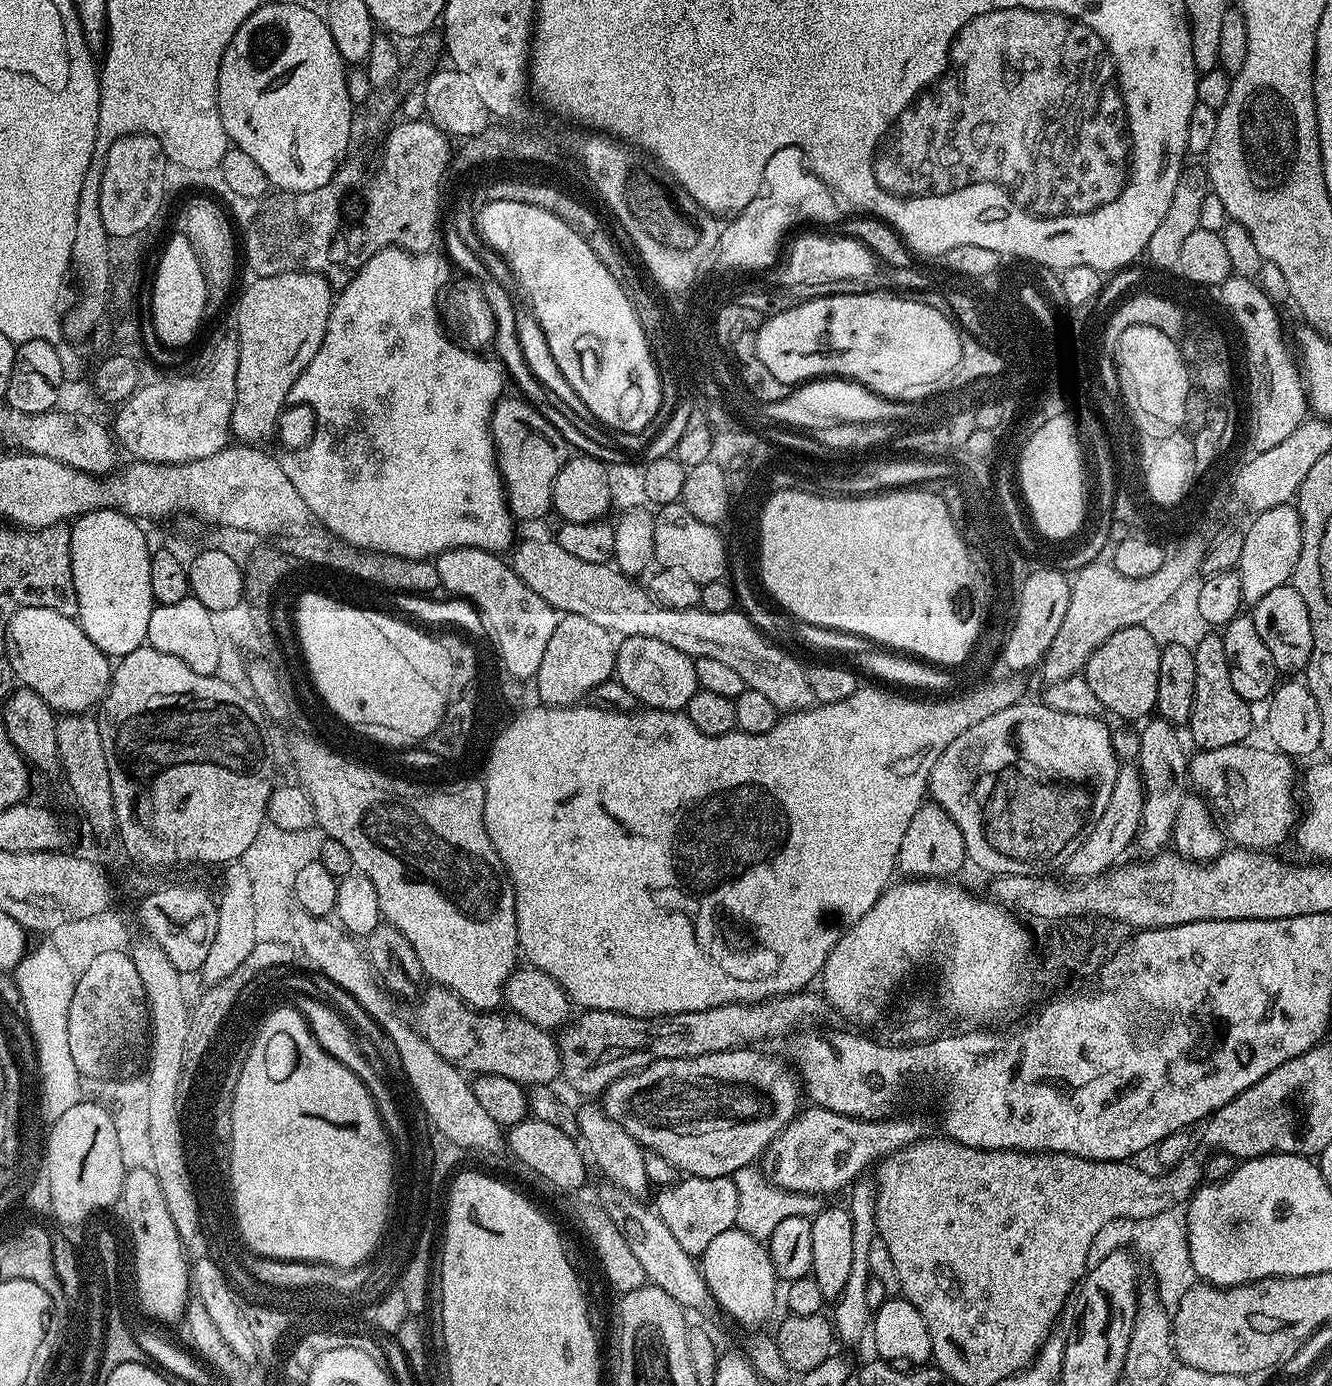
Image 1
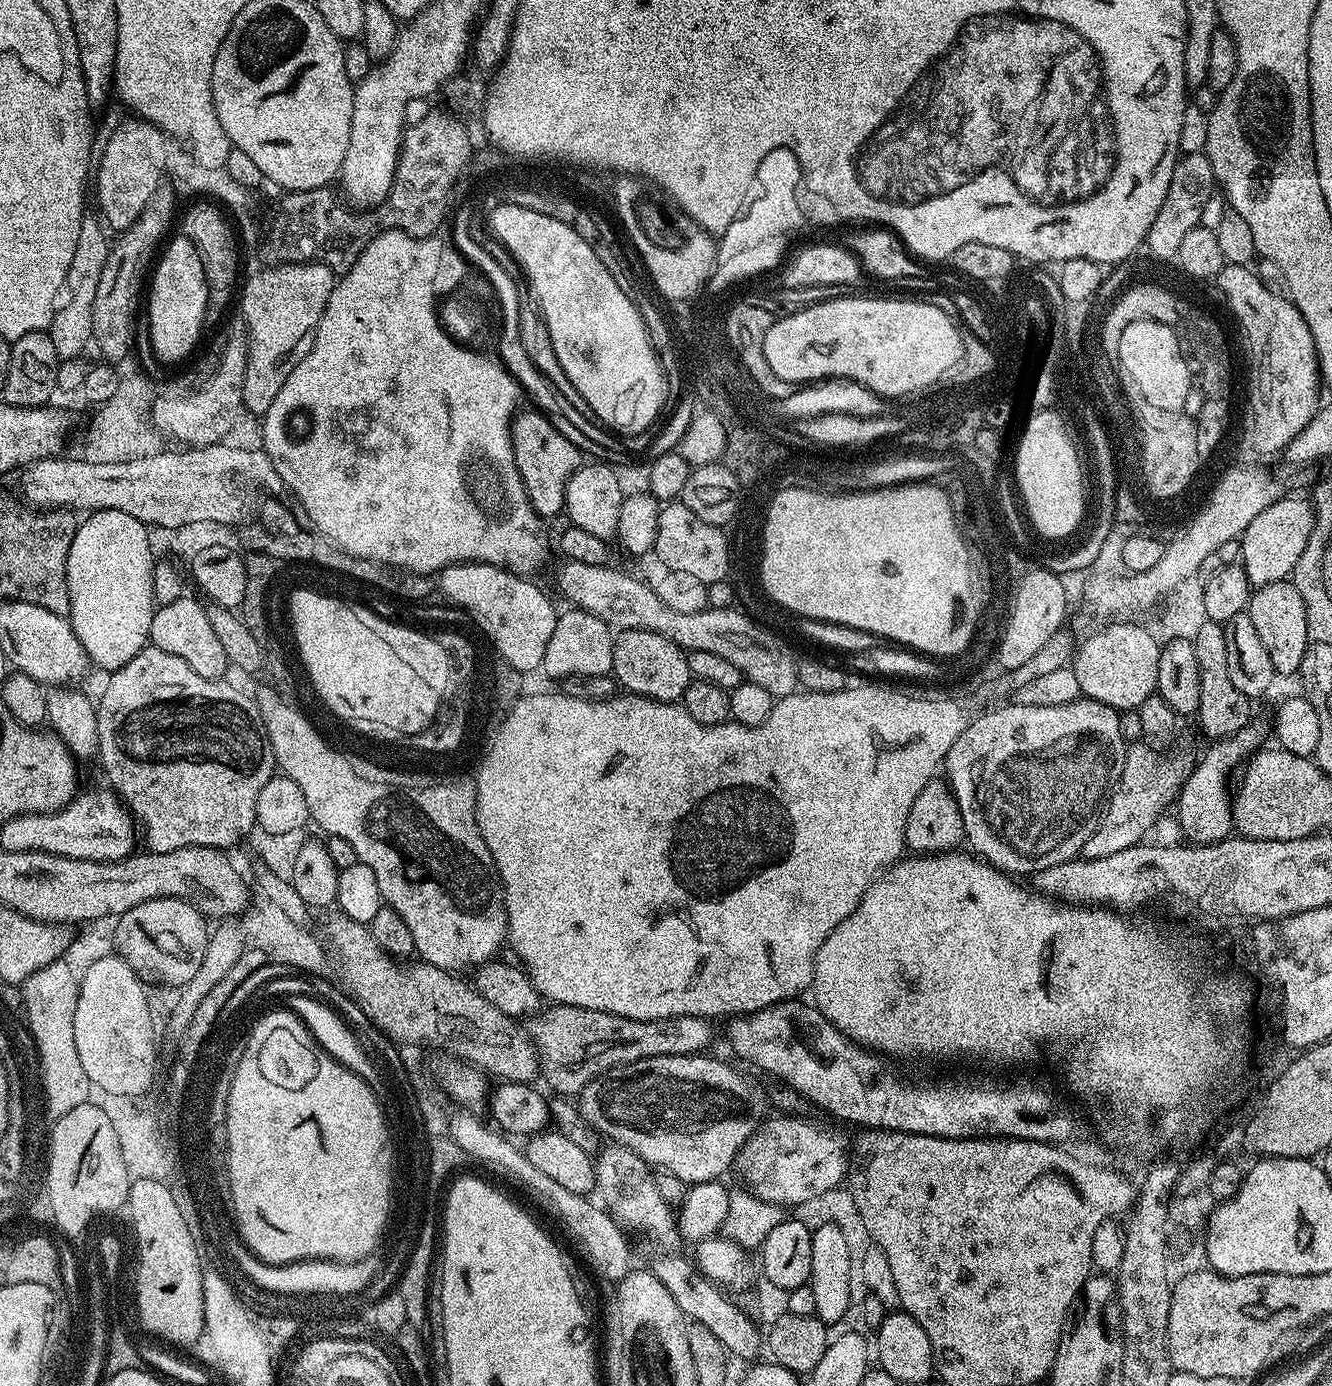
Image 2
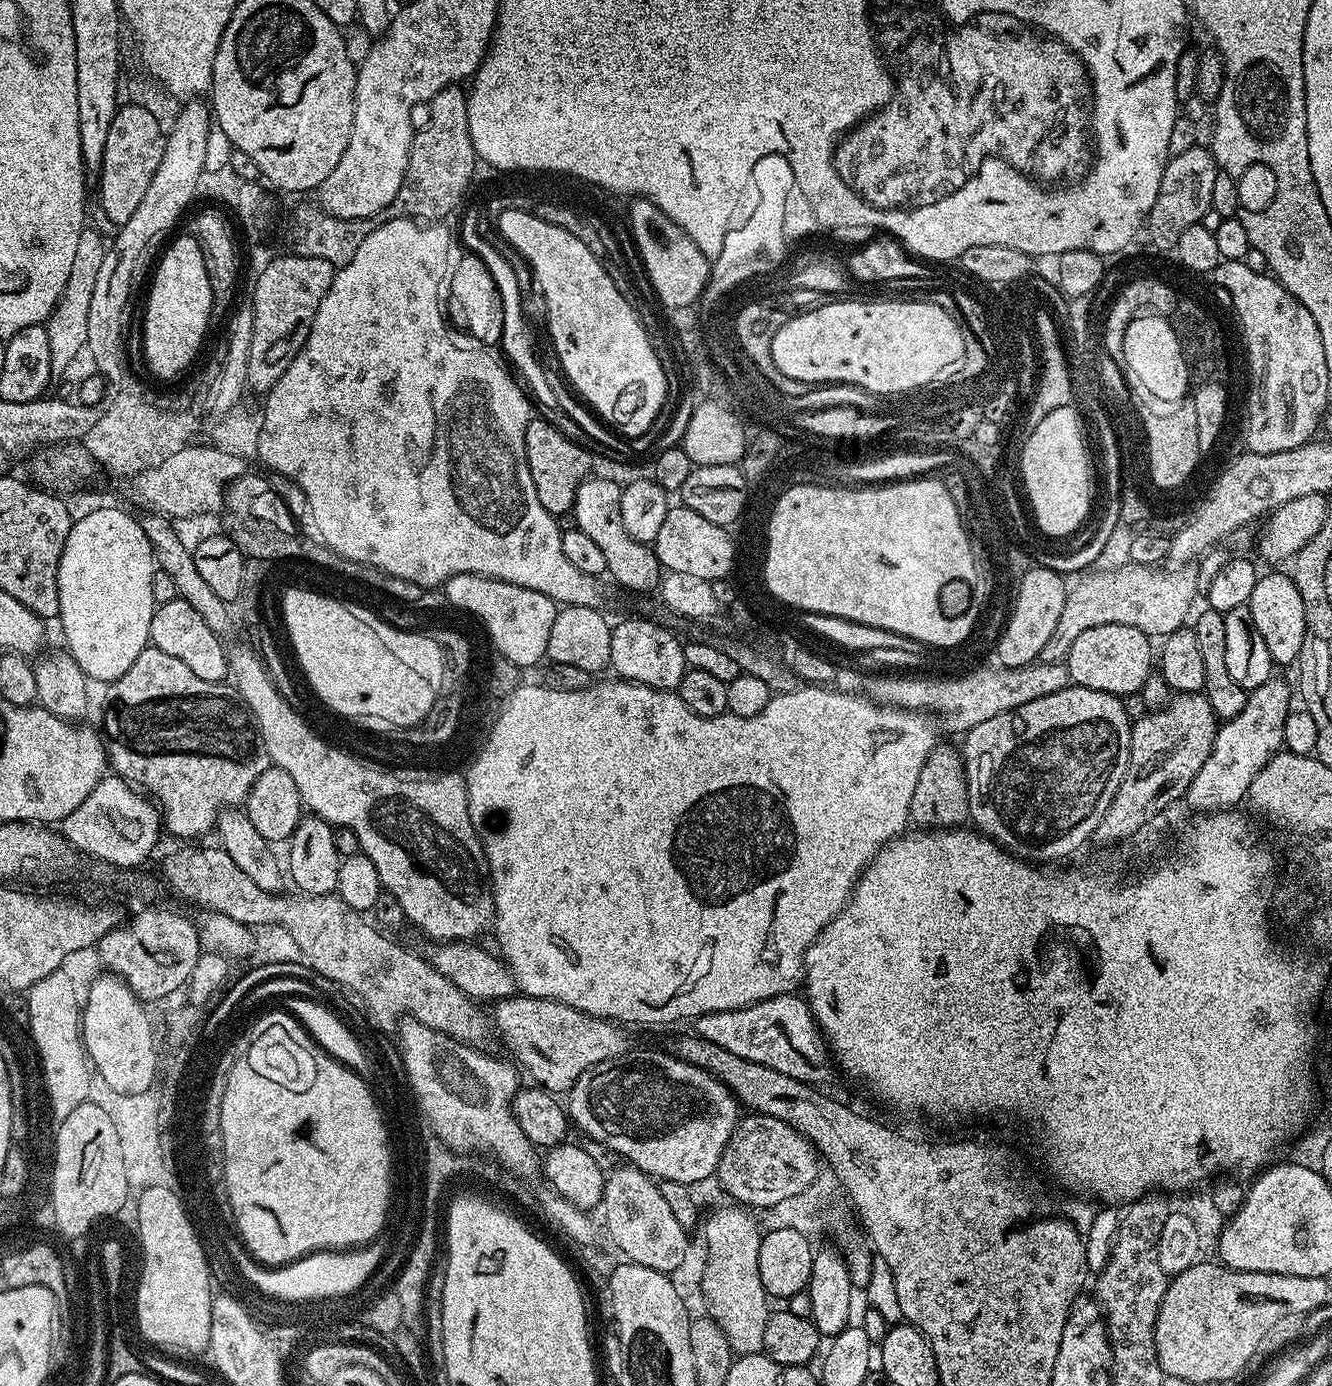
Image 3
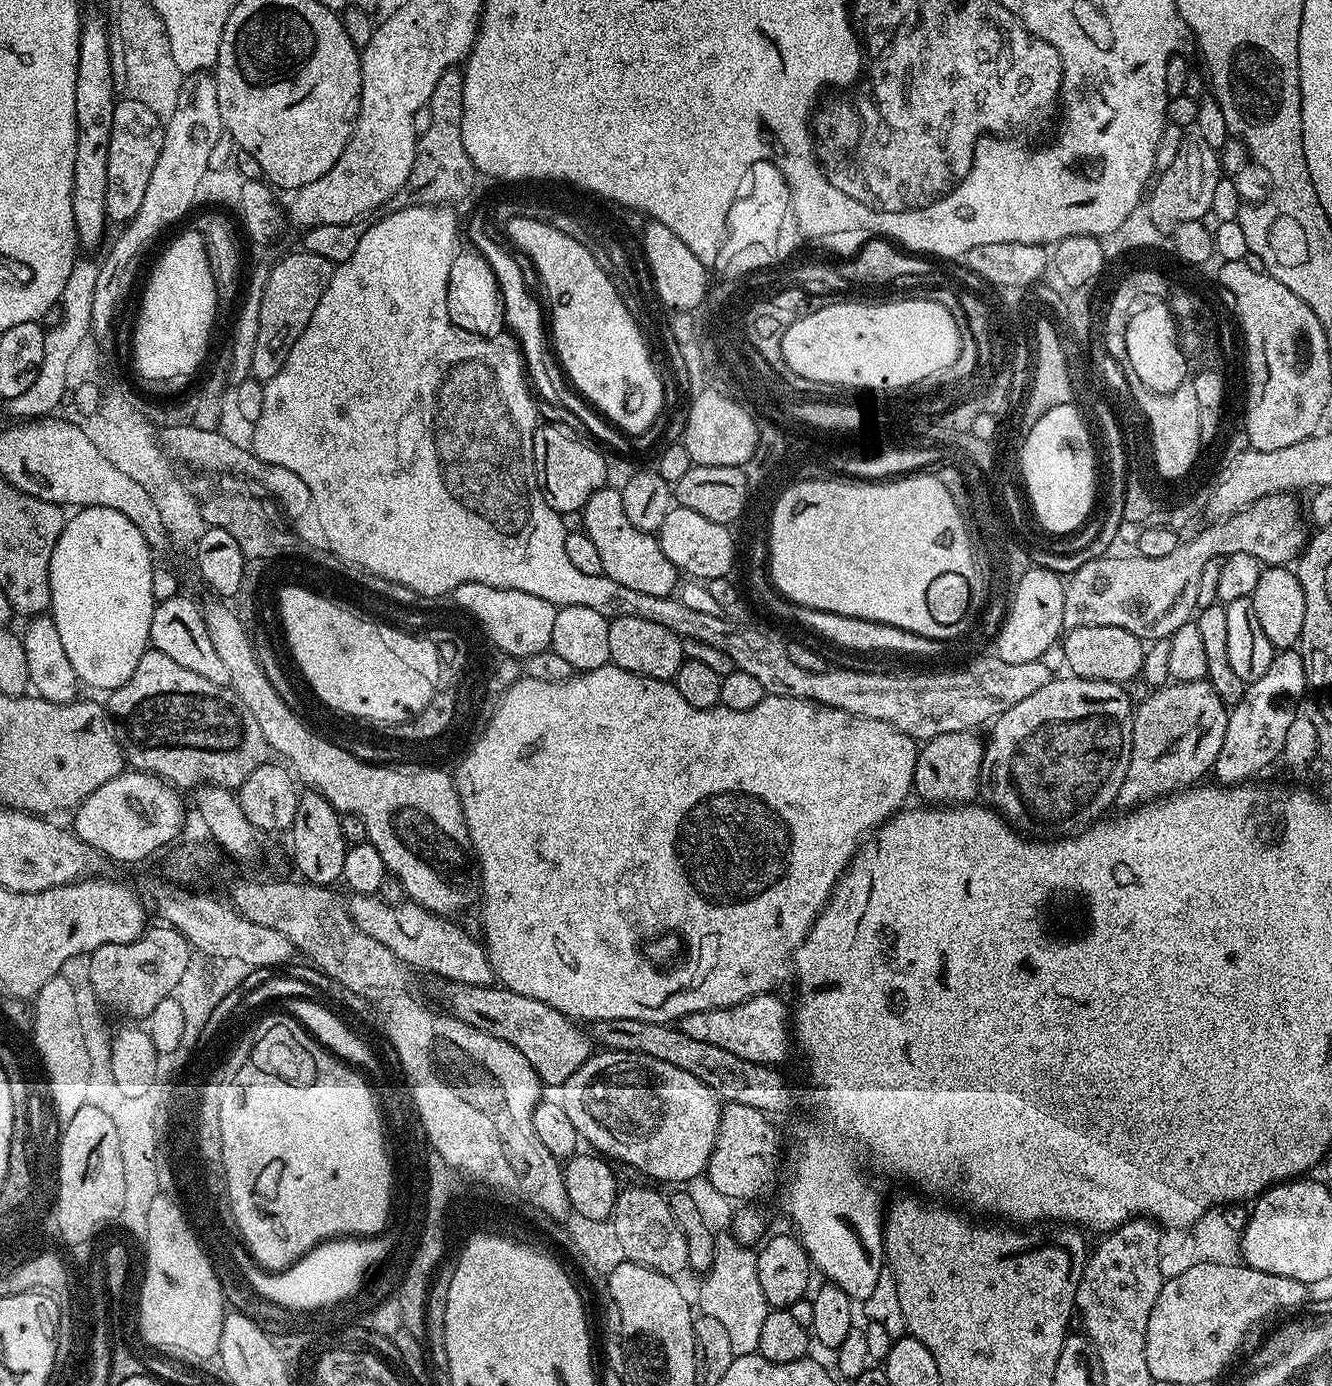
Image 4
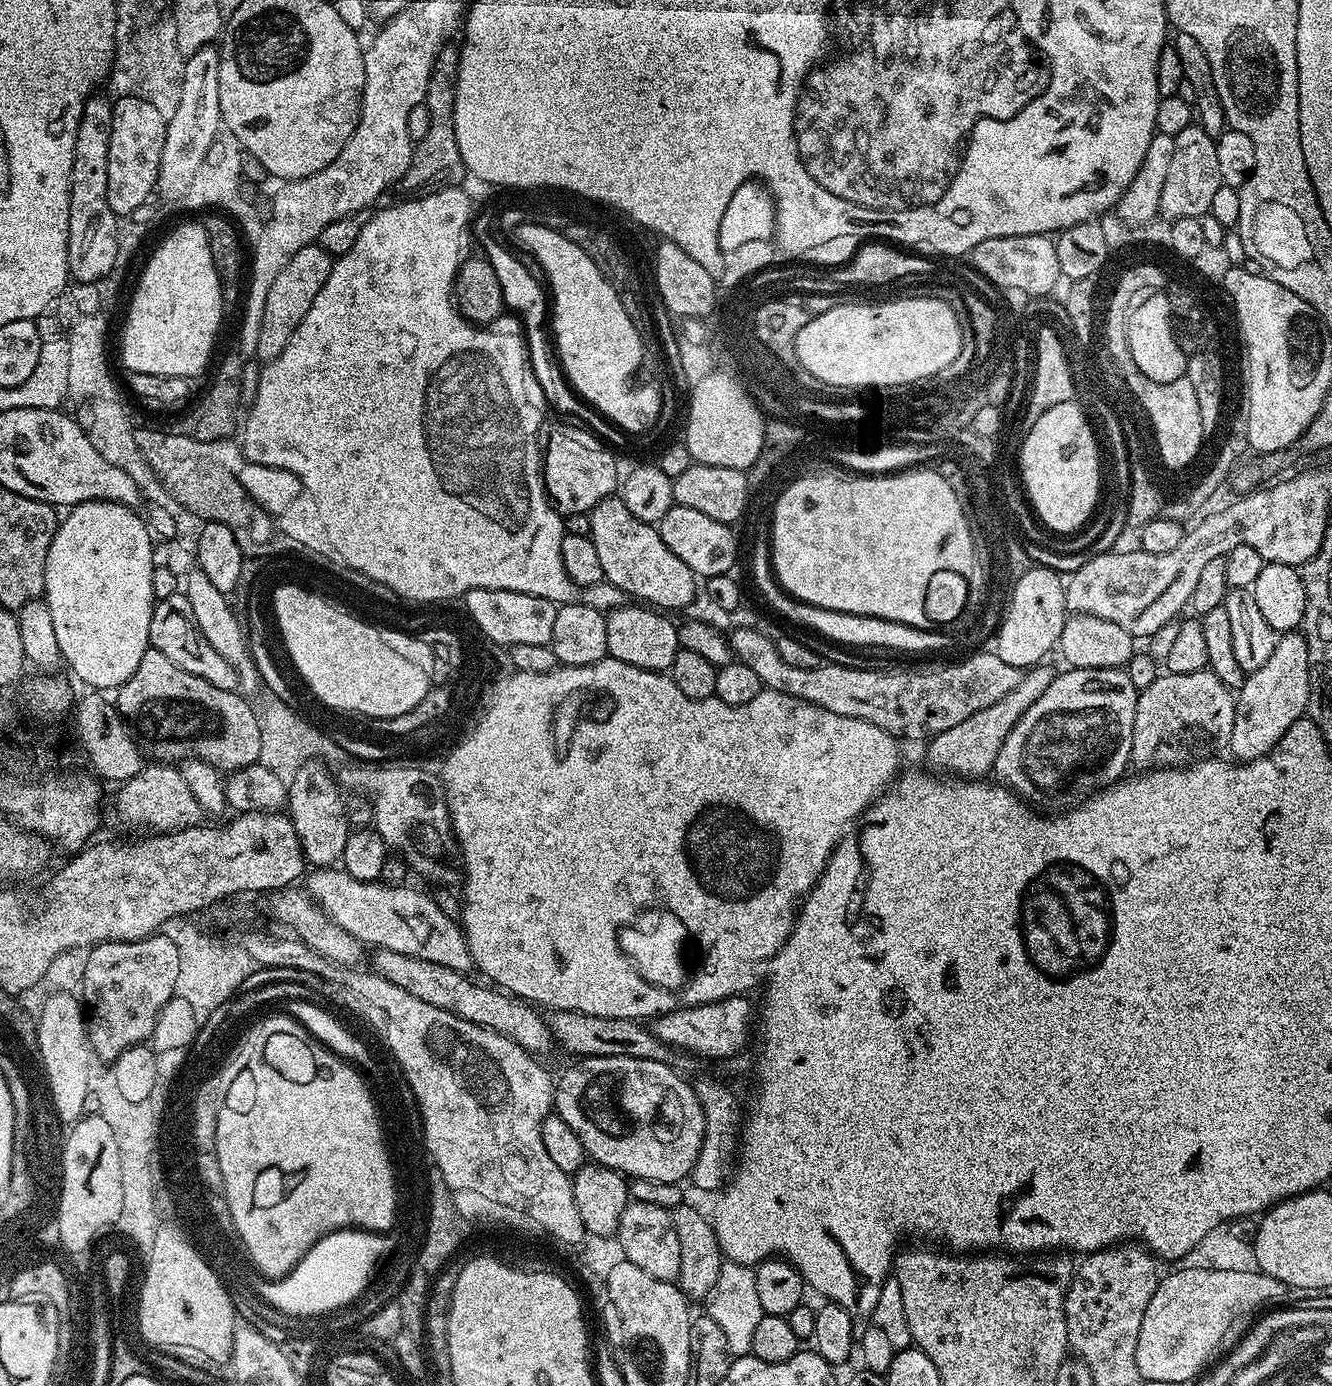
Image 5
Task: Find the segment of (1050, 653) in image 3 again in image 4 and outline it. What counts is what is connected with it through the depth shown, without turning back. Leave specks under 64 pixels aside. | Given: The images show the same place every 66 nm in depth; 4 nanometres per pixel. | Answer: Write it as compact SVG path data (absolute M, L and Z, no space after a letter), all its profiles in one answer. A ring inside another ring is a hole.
M1287 492L1258 498L1258 502L1246 506L1241 512L1212 522L1209 528L1202 529L1185 544L1184 541L1177 543L1174 554L1166 554L1166 558L1146 558L1139 554L1109 554L1099 556L1097 560L1081 563L1067 577L1064 585L1062 622L1065 629L1082 626L1118 626L1122 630L1130 630L1130 634L1145 642L1171 638L1174 630L1189 623L1197 611L1198 578L1202 574L1202 566L1206 566L1210 558L1226 557L1230 554L1254 554L1254 558L1258 558L1261 565L1288 566L1299 557L1310 539L1310 532L1304 529L1306 516L1303 511L1300 513L1300 504L1296 499L1295 495Z

